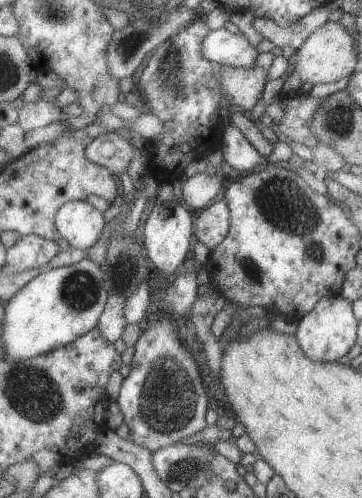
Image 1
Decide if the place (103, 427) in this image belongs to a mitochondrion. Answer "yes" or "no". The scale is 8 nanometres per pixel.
no

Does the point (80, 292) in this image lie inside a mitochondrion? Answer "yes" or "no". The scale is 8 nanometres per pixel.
yes

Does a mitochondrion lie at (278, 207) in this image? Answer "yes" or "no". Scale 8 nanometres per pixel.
yes

